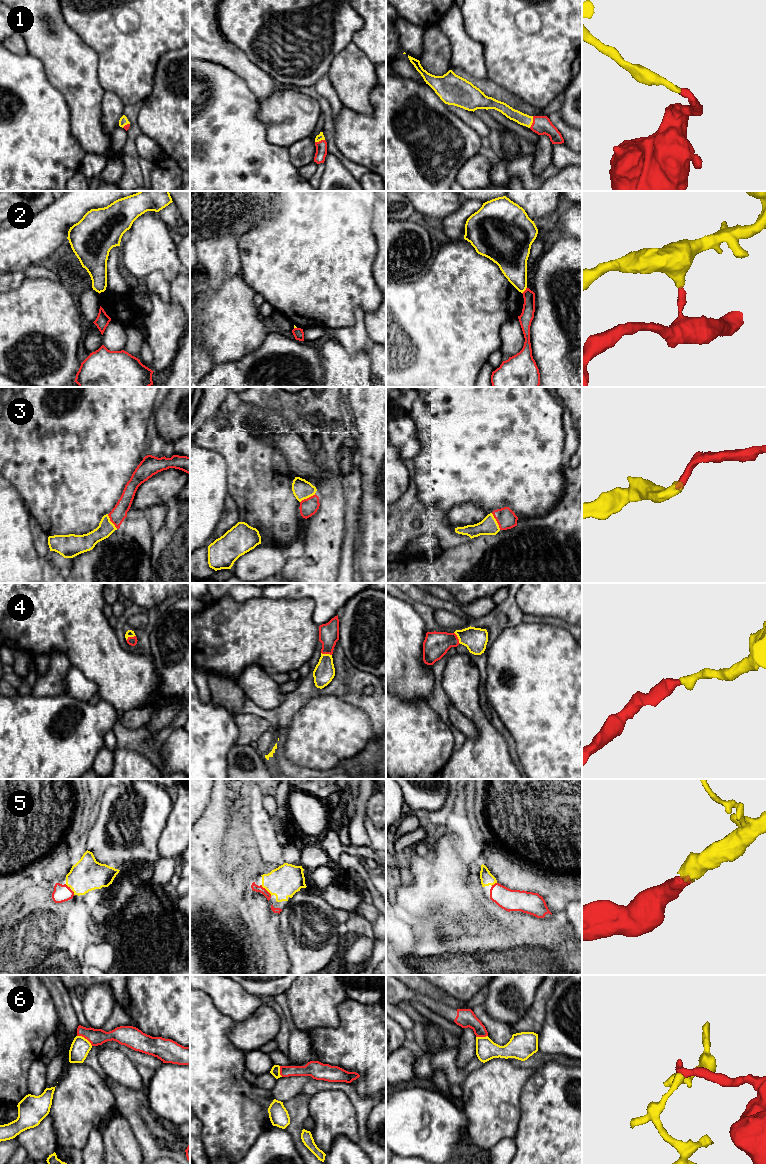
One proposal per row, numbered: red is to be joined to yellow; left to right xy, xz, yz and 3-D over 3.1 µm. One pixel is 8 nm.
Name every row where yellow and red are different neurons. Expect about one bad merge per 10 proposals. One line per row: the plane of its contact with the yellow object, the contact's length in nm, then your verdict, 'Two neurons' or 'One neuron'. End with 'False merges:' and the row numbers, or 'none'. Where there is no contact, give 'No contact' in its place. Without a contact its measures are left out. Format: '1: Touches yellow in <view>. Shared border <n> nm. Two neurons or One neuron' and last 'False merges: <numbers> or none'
1: Touches yellow in yz. Shared border 100 nm. One neuron
2: Touches yellow in yz. Shared border 70 nm. Two neurons
3: Touches yellow in yz. Shared border 150 nm. One neuron
4: Touches yellow in yz. Shared border 110 nm. One neuron
5: Touches yellow in xz. Shared border 120 nm. One neuron
6: Touches yellow in xy. Shared border 150 nm. Two neurons
False merges: 2, 6

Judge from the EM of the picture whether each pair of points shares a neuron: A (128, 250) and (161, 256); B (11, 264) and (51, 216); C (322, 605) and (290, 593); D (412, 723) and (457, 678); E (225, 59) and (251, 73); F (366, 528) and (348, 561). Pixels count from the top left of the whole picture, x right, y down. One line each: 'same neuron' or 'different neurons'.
A: same neuron
B: same neuron
C: same neuron
D: different neurons
E: same neuron
F: different neurons

